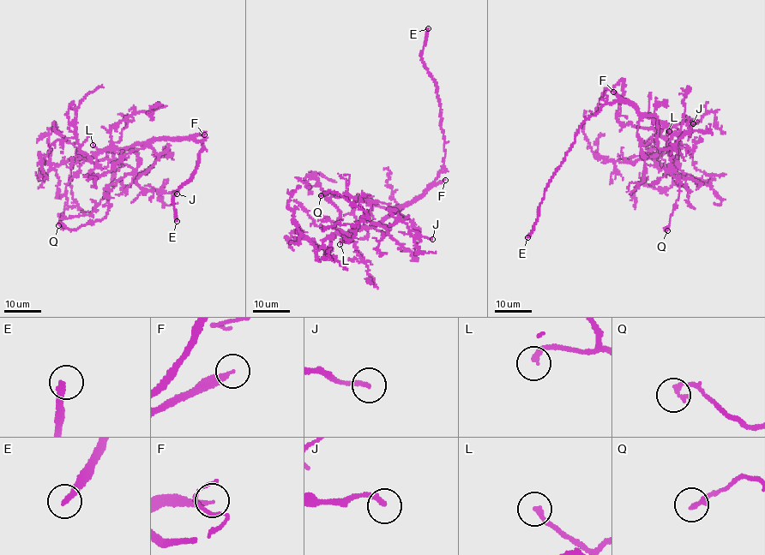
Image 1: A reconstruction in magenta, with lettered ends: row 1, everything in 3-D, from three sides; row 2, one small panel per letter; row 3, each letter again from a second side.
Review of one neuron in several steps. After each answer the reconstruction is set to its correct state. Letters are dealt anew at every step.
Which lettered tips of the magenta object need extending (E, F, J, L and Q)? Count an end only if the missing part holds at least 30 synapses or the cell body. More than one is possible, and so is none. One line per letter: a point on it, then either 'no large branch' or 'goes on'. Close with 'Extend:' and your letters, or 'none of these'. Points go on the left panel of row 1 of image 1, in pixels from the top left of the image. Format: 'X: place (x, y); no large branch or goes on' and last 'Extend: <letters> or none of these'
E: place (177, 221); goes on
F: place (204, 134); goes on
J: place (177, 193); no large branch
L: place (93, 145); no large branch
Q: place (58, 225); no large branch
Extend: E, F

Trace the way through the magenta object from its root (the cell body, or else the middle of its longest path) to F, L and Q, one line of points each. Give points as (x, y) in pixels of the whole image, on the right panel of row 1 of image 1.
F: (633, 104), (613, 92)
L: (633, 104), (636, 110), (657, 123), (656, 131), (661, 135), (666, 136), (669, 131)
Q: (633, 104), (671, 132), (670, 172), (681, 184), (667, 230)

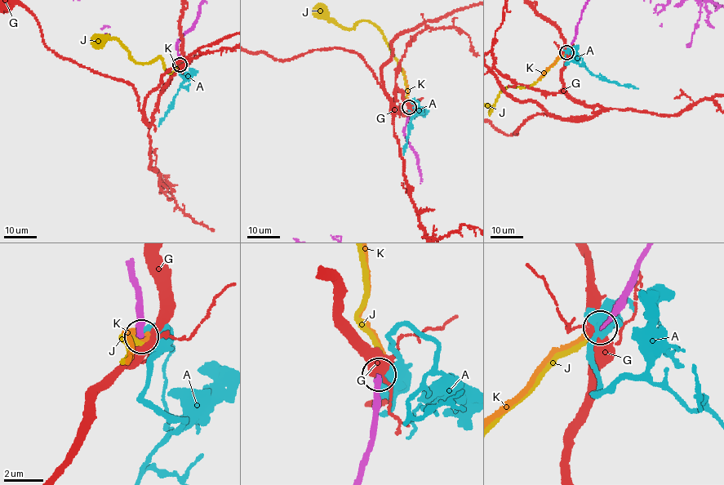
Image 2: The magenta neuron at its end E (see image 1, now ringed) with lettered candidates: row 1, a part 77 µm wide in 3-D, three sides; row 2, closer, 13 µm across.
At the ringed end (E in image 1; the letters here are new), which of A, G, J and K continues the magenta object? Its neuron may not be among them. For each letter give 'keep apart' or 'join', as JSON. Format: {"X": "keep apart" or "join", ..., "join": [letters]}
{"A": "keep apart", "G": "keep apart", "J": "join", "K": "keep apart", "join": ["J"]}

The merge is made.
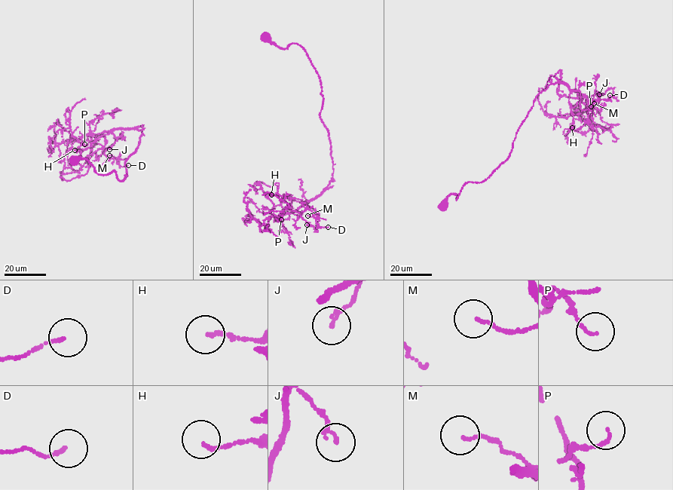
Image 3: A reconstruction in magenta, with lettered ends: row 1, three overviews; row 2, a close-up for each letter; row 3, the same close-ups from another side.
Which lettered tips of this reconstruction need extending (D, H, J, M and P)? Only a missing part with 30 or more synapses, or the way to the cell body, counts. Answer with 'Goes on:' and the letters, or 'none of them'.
Goes on: none of them

